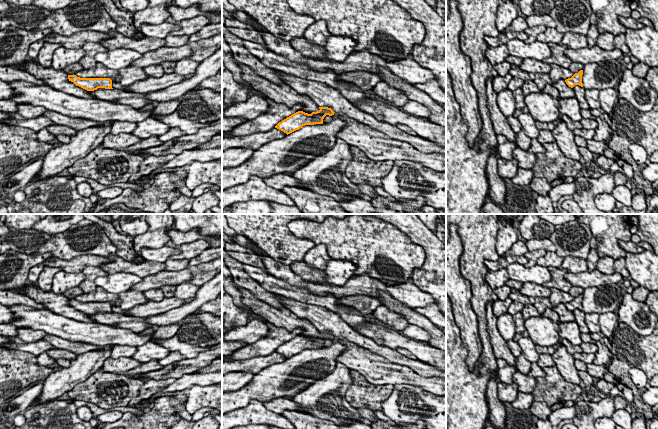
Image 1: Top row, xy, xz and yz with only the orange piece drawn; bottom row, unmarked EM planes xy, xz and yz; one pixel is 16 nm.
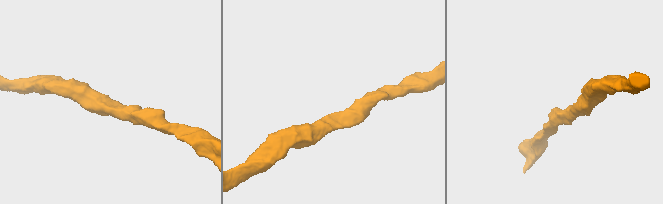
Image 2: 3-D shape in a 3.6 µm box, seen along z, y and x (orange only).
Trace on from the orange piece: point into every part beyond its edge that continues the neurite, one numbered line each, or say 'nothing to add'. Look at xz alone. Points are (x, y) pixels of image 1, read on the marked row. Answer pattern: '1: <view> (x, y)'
nothing to add

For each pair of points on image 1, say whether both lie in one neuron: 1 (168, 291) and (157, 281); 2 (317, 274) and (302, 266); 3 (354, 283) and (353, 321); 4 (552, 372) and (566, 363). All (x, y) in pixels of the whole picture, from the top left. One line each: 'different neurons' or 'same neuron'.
1: different neurons
2: same neuron
3: different neurons
4: different neurons

